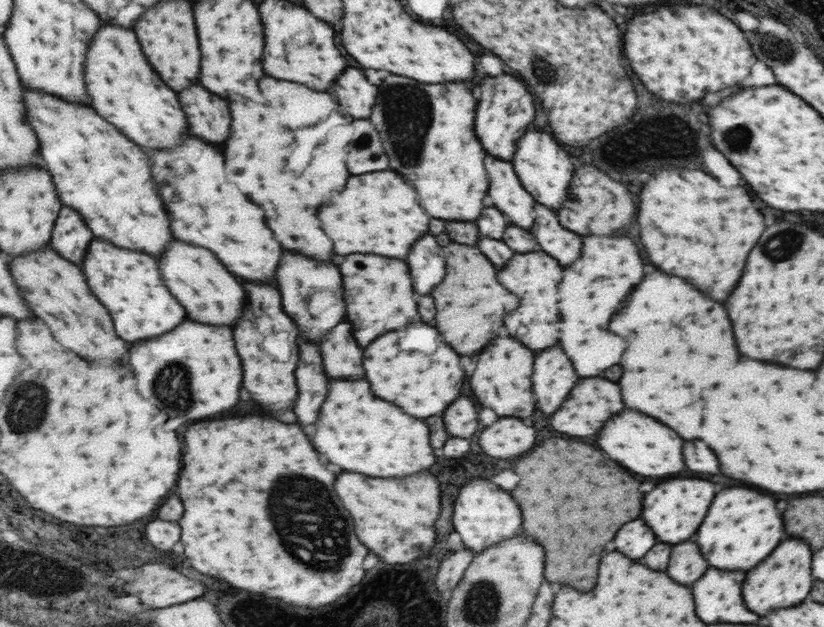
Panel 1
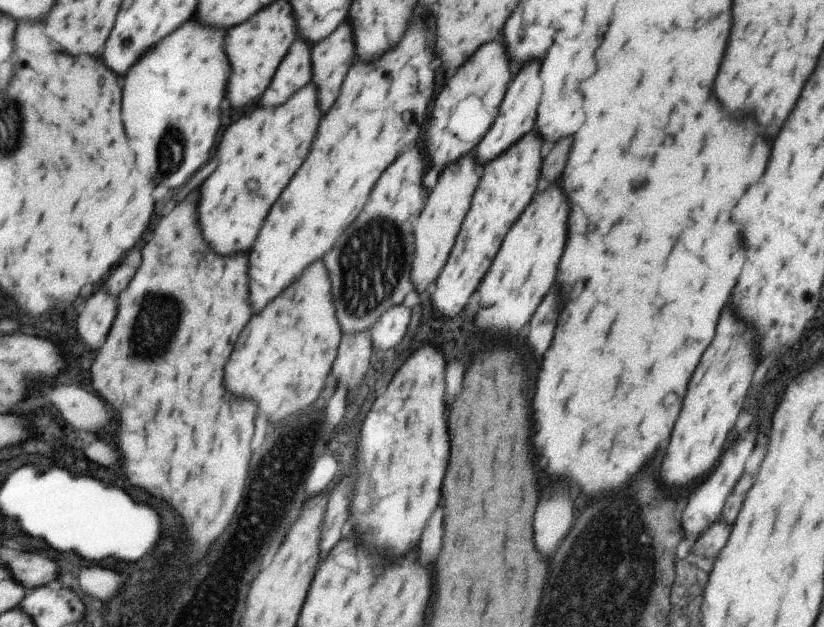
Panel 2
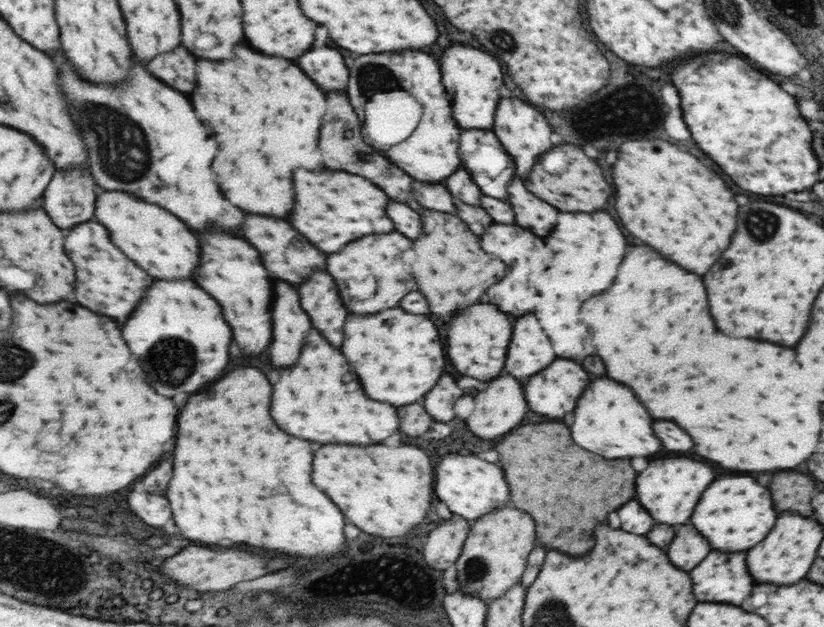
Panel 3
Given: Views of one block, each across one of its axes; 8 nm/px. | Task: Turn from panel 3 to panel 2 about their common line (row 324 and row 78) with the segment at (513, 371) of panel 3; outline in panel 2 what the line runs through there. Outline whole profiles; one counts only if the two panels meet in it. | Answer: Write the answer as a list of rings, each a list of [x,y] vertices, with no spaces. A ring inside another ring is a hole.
[[[539,60],[525,62],[519,68],[519,72],[515,74],[515,80],[511,80],[511,88],[507,88],[507,96],[503,96],[503,108],[499,108],[499,120],[495,120],[495,124],[491,126],[491,132],[483,136],[483,144],[479,144],[479,148],[475,150],[475,156],[483,160],[491,160],[533,128],[535,110],[537,110],[539,96],[541,96],[541,80],[537,72],[539,72]]]

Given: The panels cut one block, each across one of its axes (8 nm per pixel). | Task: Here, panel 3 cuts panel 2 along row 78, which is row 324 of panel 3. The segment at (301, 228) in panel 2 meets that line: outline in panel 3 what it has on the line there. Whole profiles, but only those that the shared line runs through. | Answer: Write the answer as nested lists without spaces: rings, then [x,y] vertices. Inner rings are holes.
[[[389,308],[387,312],[379,312],[379,316],[351,314],[343,352],[347,352],[347,358],[355,364],[367,396],[395,406],[421,398],[437,382],[445,364],[441,340],[433,324],[425,316],[405,314],[401,308]]]

